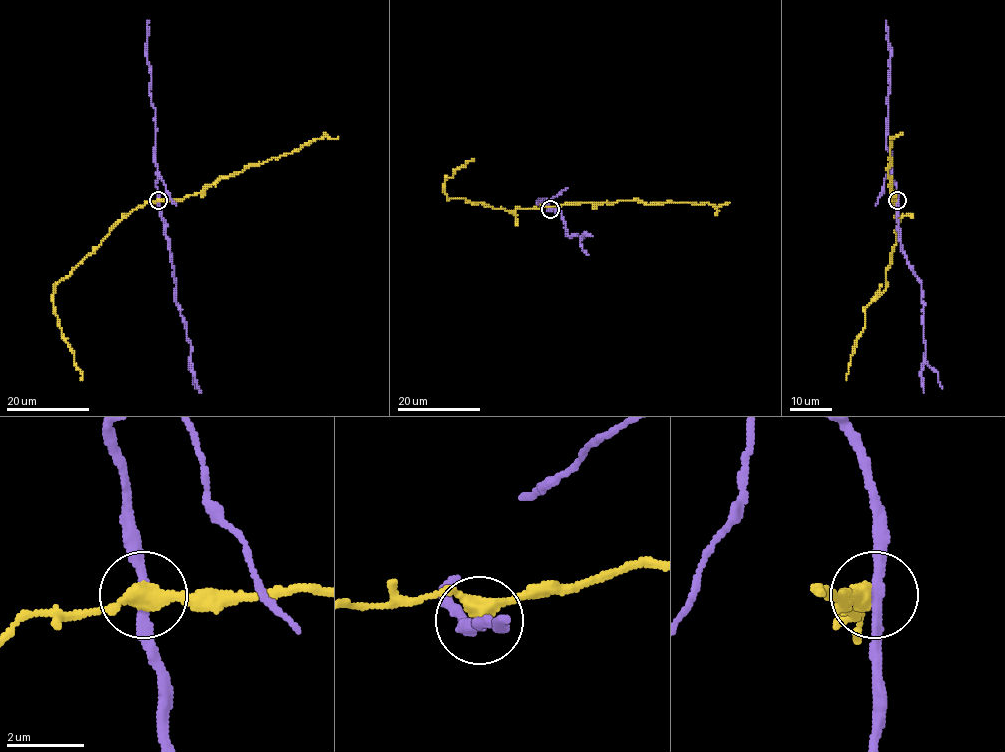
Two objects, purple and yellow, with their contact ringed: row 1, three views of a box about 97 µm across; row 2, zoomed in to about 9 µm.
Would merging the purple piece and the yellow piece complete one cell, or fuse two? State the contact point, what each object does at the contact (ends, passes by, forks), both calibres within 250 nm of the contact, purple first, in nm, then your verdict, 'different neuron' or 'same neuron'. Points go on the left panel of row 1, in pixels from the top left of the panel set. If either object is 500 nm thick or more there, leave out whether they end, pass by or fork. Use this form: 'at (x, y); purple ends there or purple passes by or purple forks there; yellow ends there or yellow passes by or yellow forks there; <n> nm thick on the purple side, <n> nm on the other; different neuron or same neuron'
at (158, 200); purple passes by; yellow passes by; 280 nm thick on the purple side, 360 nm on the other; different neuron

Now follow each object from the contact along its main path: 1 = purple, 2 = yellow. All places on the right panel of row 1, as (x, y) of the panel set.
1: (897, 201), (901, 250), (920, 284), (925, 362), (935, 371), (942, 389)
2: (897, 201), (896, 216), (900, 220), (886, 270), (885, 290), (865, 309), (865, 326), (856, 340), (846, 379)

